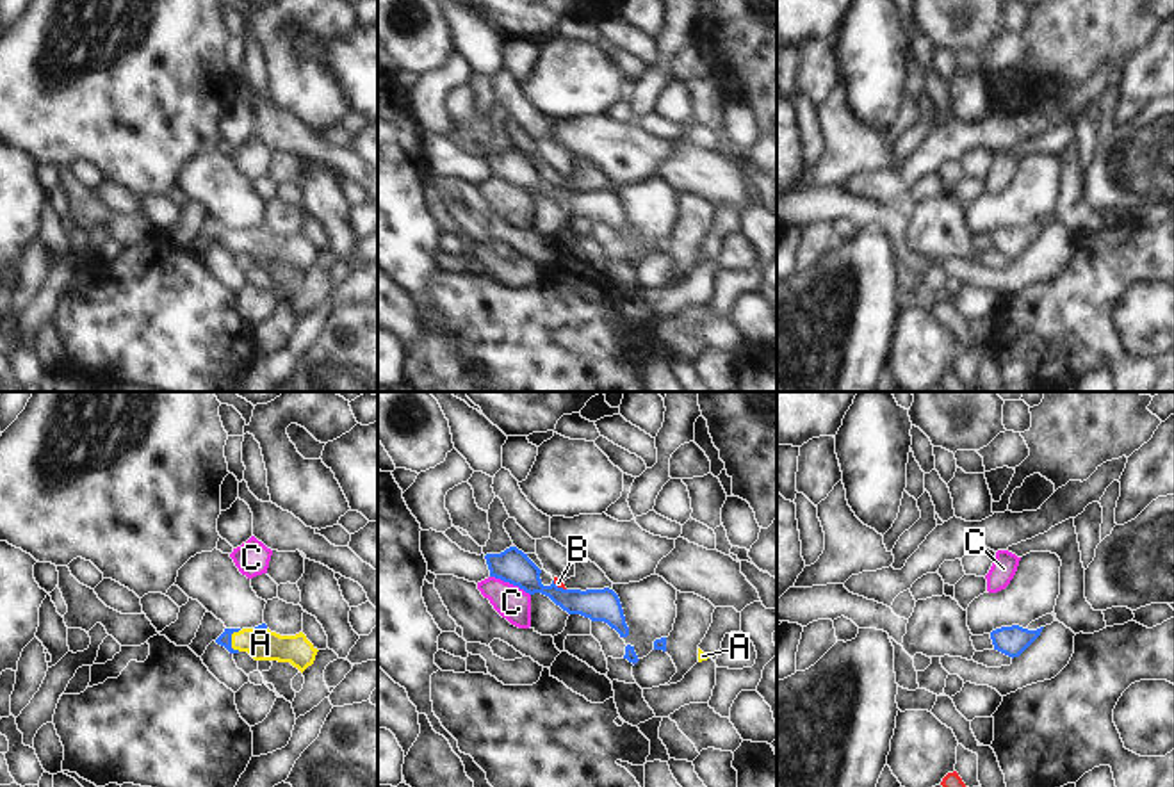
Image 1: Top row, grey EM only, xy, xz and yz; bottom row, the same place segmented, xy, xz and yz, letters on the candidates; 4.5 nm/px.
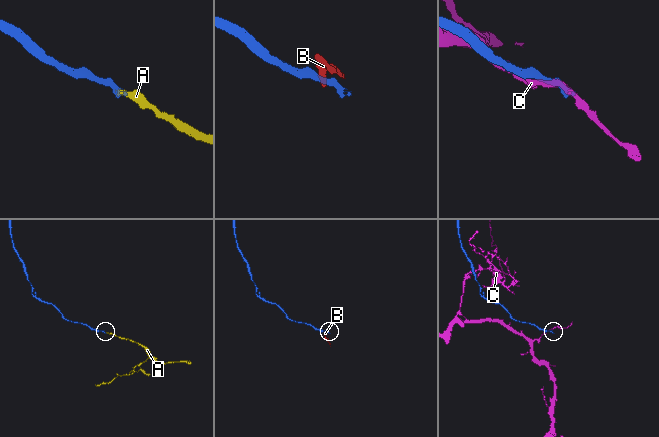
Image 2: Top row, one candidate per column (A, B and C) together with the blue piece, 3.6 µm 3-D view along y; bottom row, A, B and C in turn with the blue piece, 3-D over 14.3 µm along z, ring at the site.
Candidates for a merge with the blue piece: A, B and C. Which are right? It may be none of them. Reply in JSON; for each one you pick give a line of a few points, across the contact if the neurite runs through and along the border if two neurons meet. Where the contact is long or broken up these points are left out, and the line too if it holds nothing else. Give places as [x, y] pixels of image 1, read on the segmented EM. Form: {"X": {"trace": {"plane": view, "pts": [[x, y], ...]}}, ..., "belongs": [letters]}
{"A": {"trace": {"plane": "xy", "pts": [[225, 640], [230, 640], [253, 640], [260, 643]]}}, "belongs": ["A"]}

